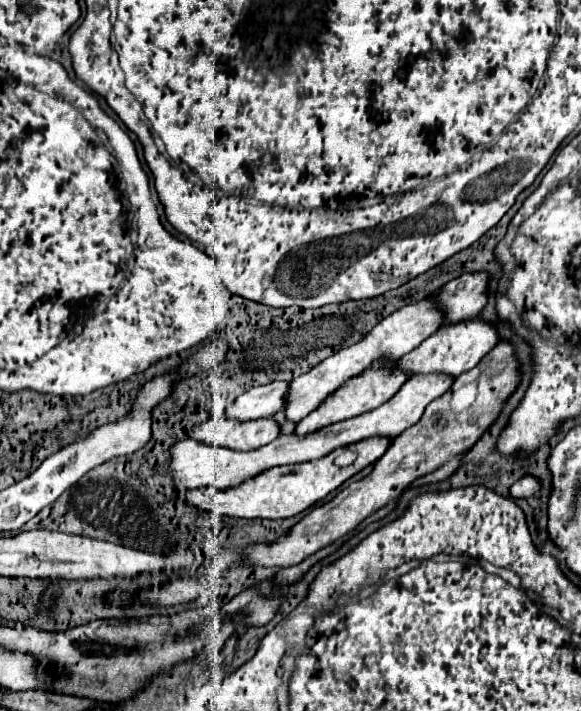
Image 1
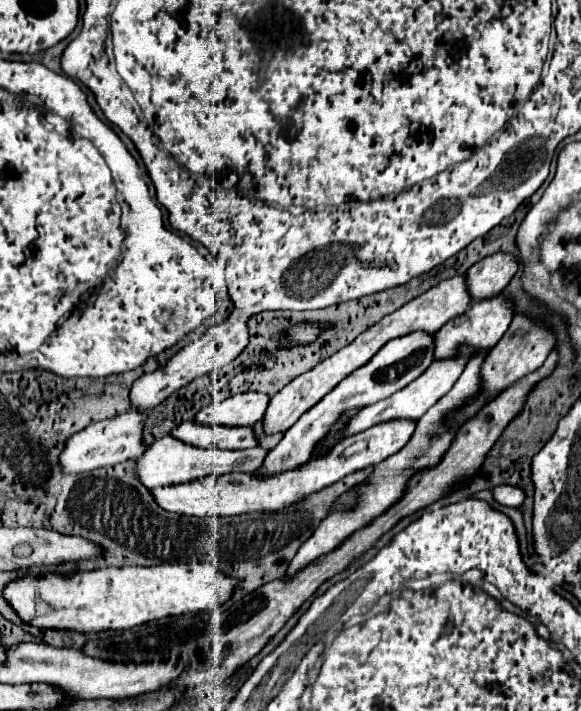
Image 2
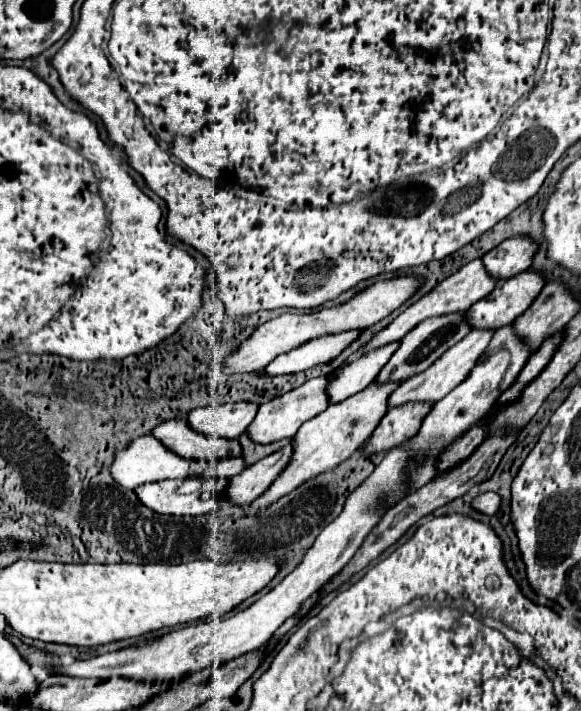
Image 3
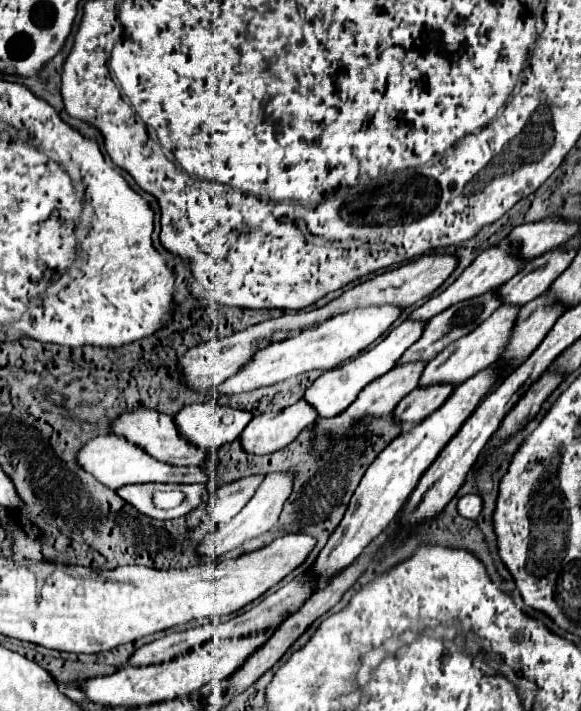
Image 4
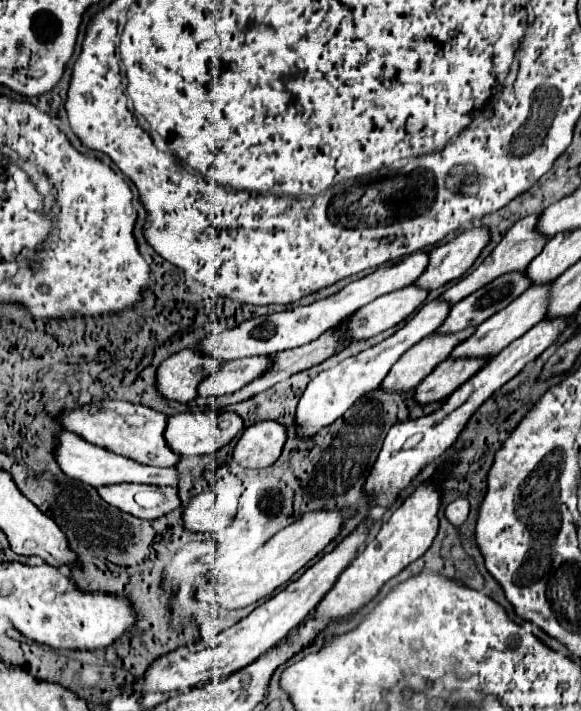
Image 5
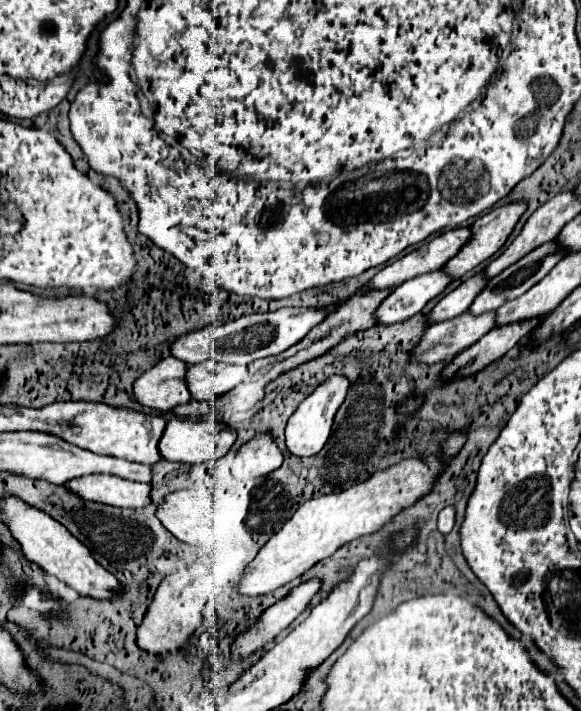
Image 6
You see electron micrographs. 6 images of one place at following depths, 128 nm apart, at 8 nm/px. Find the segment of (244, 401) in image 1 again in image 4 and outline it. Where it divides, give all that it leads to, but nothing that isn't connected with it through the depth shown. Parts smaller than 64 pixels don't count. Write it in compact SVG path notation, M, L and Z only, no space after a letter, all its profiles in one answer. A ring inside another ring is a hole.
M192 404L182 408L174 420L188 442L204 450L218 450L242 434L252 414L218 404Z

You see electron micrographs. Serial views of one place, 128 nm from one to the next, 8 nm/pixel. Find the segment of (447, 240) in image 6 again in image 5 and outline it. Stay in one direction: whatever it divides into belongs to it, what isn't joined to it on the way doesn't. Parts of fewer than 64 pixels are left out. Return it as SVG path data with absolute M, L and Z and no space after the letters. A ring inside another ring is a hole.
M426 252L412 254L412 256L408 256L408 258L404 258L396 264L380 266L376 272L364 276L362 280L350 282L346 288L342 288L338 294L334 294L330 298L318 300L318 302L308 304L308 306L298 306L298 308L292 308L292 310L284 310L284 312L276 312L276 314L246 320L240 326L236 326L232 330L226 330L218 336L206 336L196 348L202 350L204 354L220 356L222 360L236 360L236 358L244 358L244 356L276 354L280 350L304 346L304 344L316 340L318 336L322 336L326 330L340 324L340 320L344 316L352 314L356 308L362 308L364 304L376 300L378 296L394 292L394 290L404 288L410 282L414 282L420 276L420 272L424 272L426 264L428 264L428 254Z

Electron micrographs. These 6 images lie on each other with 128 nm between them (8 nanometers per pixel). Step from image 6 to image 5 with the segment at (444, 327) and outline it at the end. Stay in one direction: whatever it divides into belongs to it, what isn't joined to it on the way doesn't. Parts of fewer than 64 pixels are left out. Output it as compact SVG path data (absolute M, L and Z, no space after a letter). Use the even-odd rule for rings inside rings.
M474 330L454 332L452 336L436 336L430 334L424 340L420 340L412 350L404 352L400 360L392 366L380 388L384 392L408 392L410 388L416 388L442 360L448 358L448 352L460 344L464 336L470 336Z

